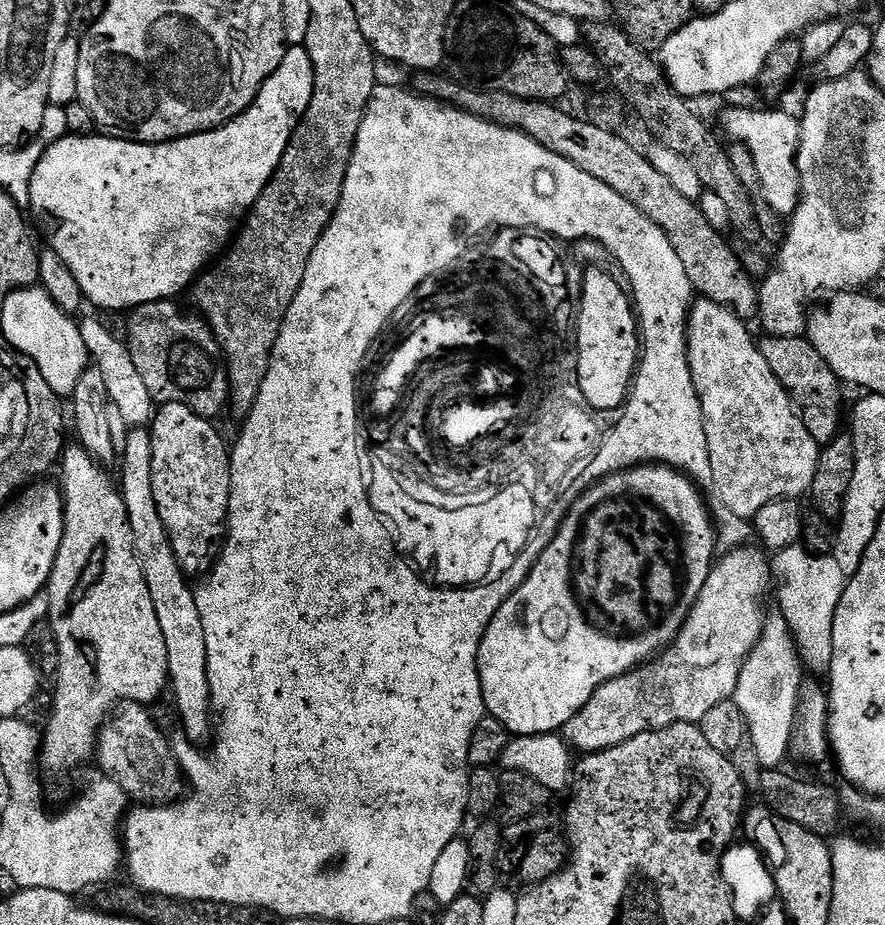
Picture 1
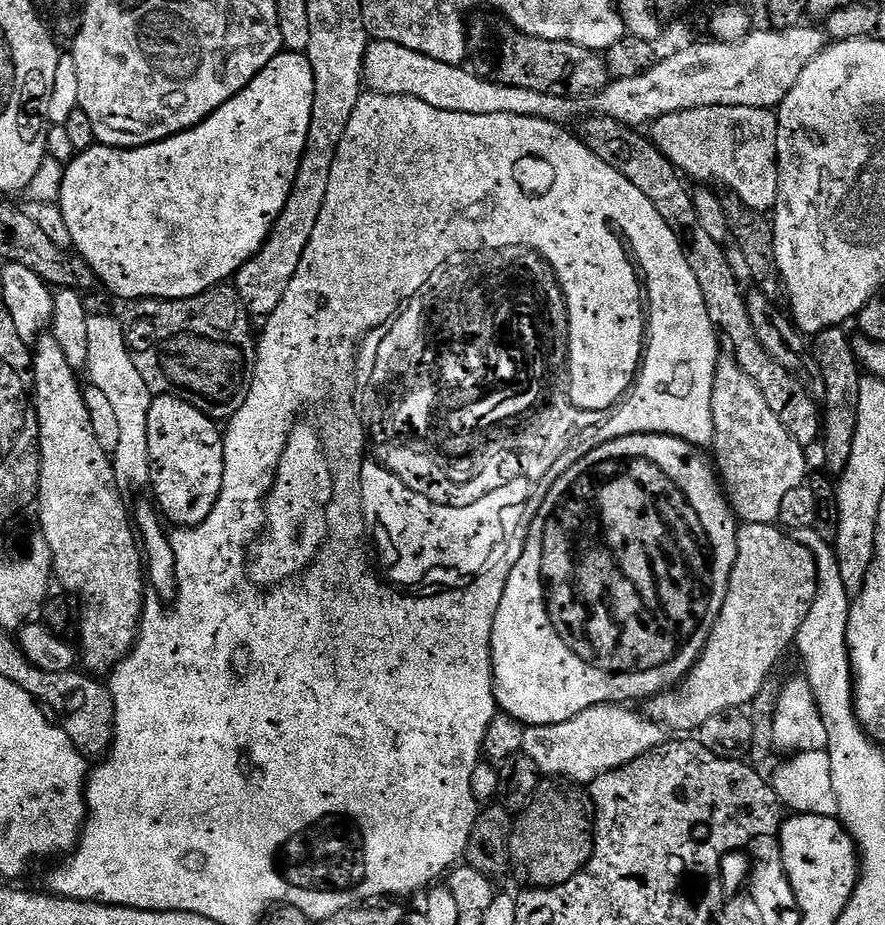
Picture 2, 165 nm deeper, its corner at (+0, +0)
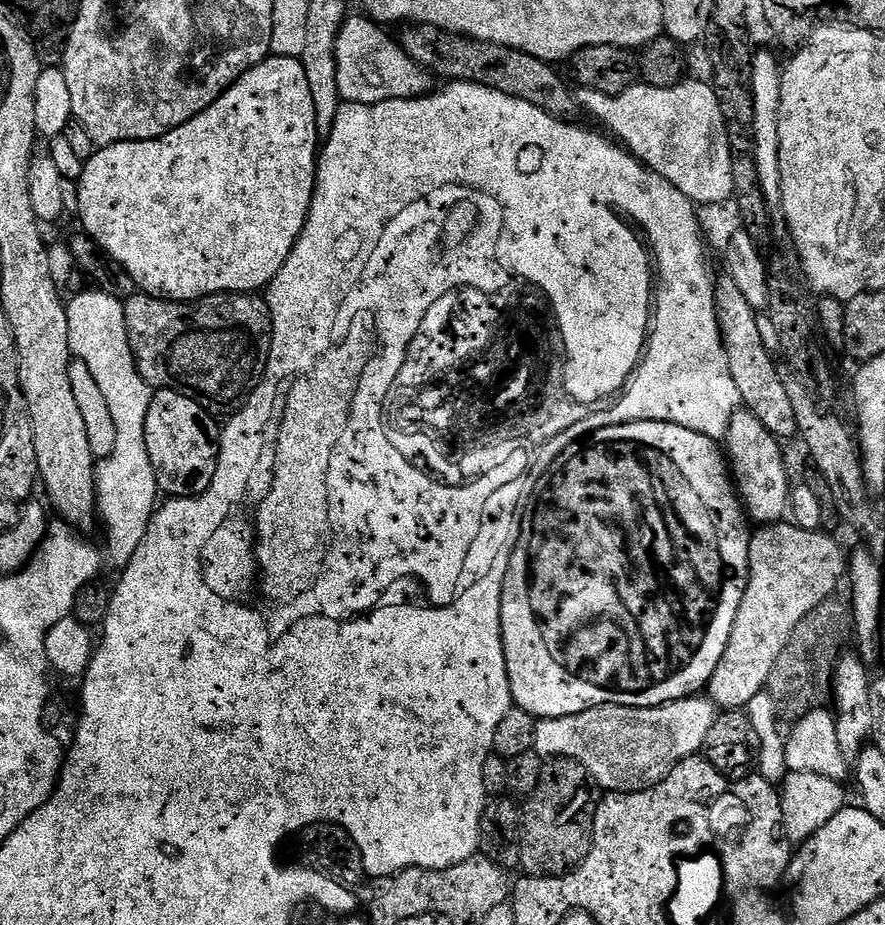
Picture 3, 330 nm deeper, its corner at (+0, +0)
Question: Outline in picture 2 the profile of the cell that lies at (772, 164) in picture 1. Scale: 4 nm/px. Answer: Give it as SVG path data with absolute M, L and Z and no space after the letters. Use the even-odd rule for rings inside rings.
M702 106L698 110L682 110L674 114L666 114L662 118L652 121L650 125L650 139L659 148L660 153L676 167L677 172L685 177L691 178L693 176L694 179L700 180L696 182L717 180L718 183L725 184L728 187L727 191L731 195L737 196L742 202L746 202L746 206L750 206L756 212L768 214L775 209L776 199L778 198L778 162L776 161L776 155L778 154L778 122L776 121L776 112L773 109L751 108L750 106Z

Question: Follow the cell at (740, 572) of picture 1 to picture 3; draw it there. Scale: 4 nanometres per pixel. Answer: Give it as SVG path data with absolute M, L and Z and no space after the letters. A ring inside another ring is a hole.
M777 522L775 524L765 524L757 527L751 533L752 541L750 542L750 562L748 563L748 584L744 587L742 594L742 602L738 606L738 618L734 618L734 630L730 630L730 642L726 646L726 654L722 654L722 662L718 662L718 666L714 670L714 674L708 679L706 689L707 699L711 700L720 710L744 710L748 704L758 693L765 691L768 687L768 679L770 678L770 670L774 670L774 662L778 662L778 654L782 654L782 649L786 646L786 642L790 640L790 634L794 634L794 630L798 626L798 622L802 622L802 618L806 618L806 614L810 614L810 610L814 610L823 600L833 599L837 595L836 587L839 586L840 580L846 576L846 552L840 549L840 544L832 536L827 536L827 531L811 532L810 530L802 530L797 524L791 522Z

